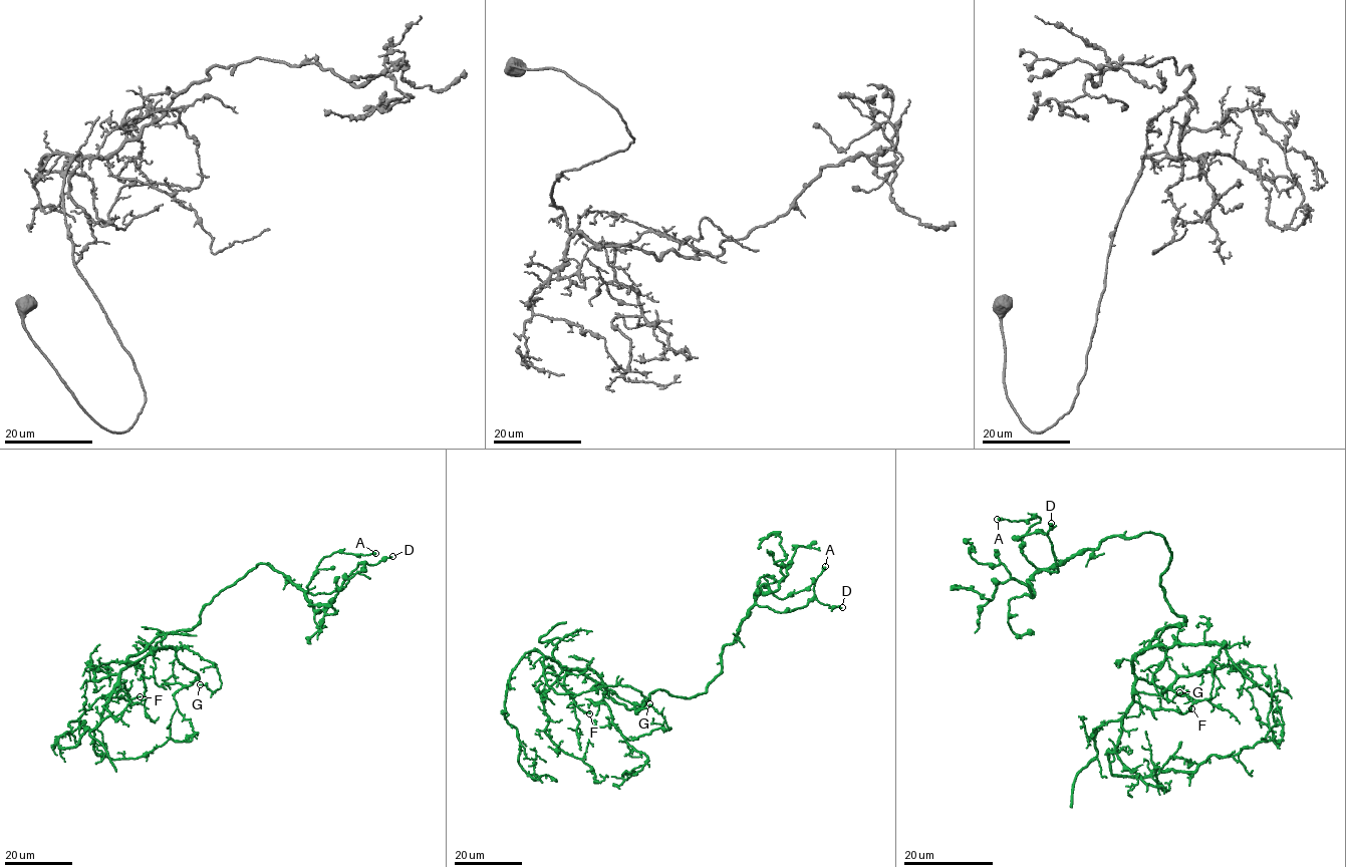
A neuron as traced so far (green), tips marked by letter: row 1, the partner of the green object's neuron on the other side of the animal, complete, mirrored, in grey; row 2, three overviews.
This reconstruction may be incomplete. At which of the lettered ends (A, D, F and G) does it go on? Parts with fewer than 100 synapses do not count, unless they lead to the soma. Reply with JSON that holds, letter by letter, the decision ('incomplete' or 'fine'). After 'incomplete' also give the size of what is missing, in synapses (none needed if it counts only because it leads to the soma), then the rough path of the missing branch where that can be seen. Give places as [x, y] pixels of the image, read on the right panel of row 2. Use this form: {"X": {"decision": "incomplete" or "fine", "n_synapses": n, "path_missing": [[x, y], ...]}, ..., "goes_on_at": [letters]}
{"A": {"decision": "fine"}, "D": {"decision": "fine"}, "F": {"decision": "fine"}, "G": {"decision": "fine"}, "goes_on_at": []}

